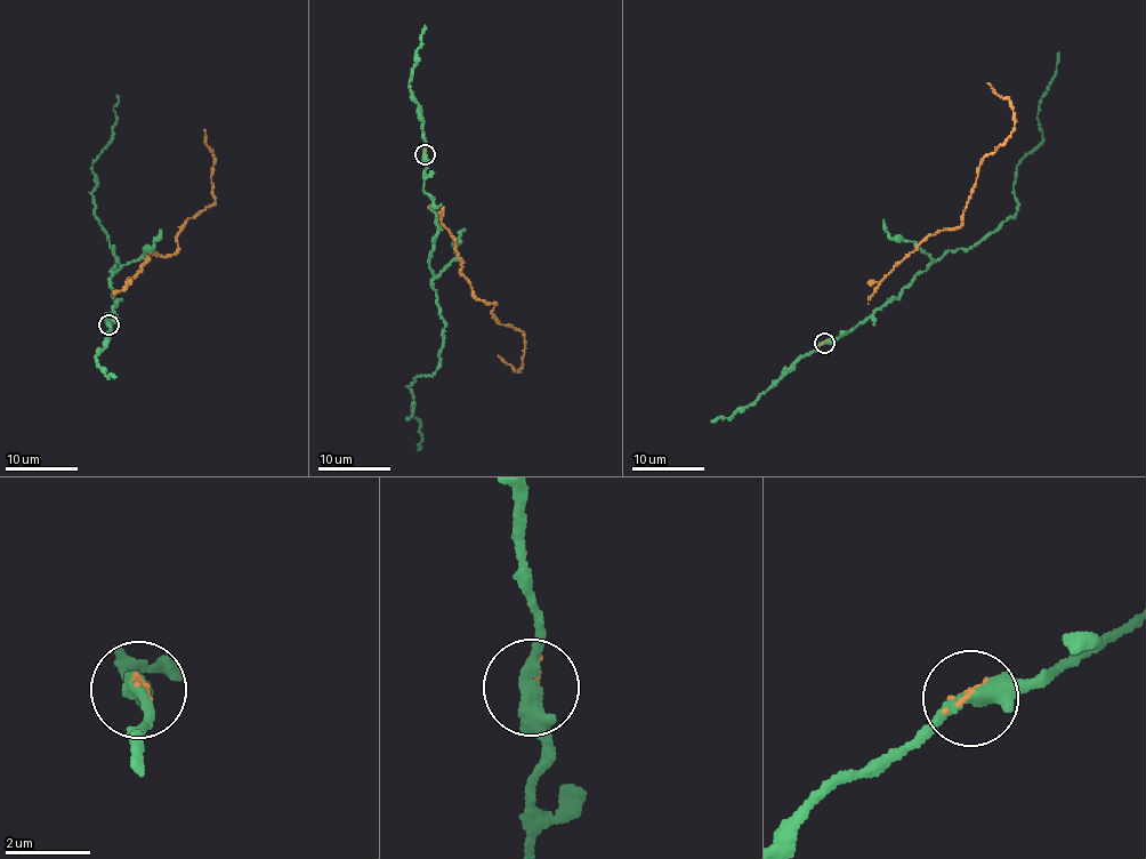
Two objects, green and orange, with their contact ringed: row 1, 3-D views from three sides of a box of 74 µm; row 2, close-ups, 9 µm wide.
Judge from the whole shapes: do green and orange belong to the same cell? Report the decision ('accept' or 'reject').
reject

